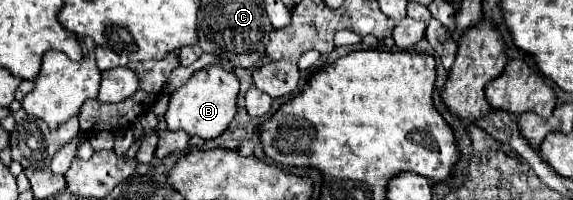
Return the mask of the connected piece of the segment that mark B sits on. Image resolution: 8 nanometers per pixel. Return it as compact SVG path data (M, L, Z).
M209 65L191 75L191 79L171 93L169 109L165 113L167 129L183 129L187 135L199 135L201 139L219 137L231 123L237 113L237 93L239 81L231 71L225 71L221 65Z

